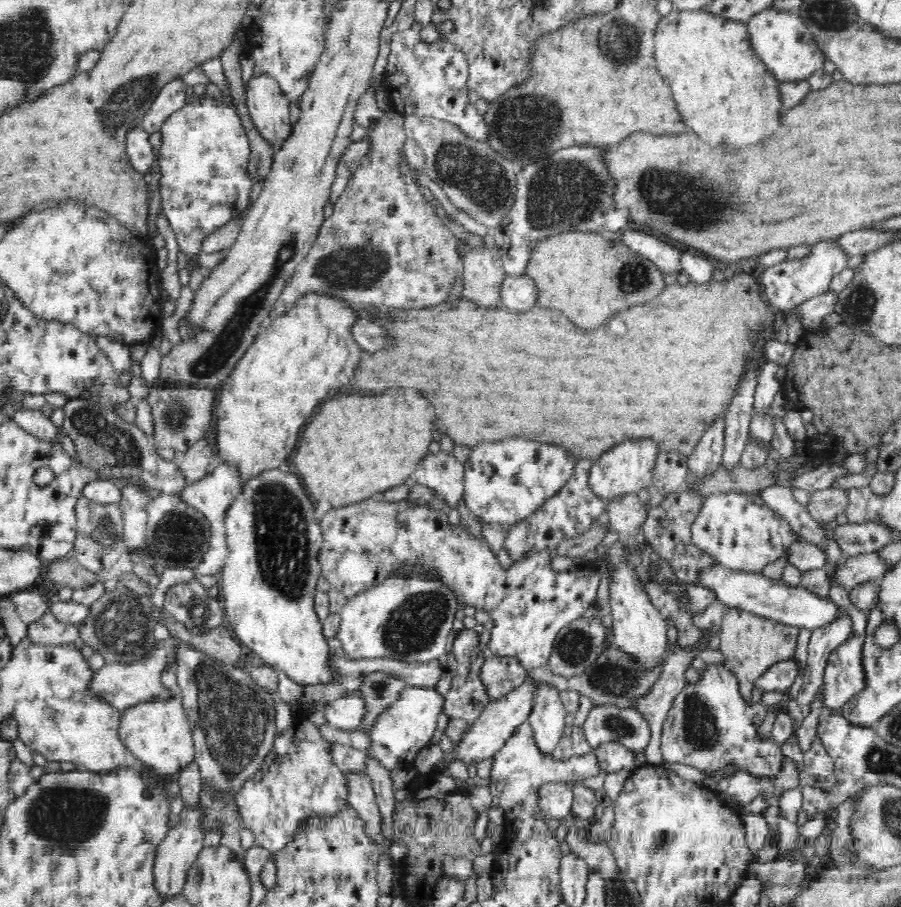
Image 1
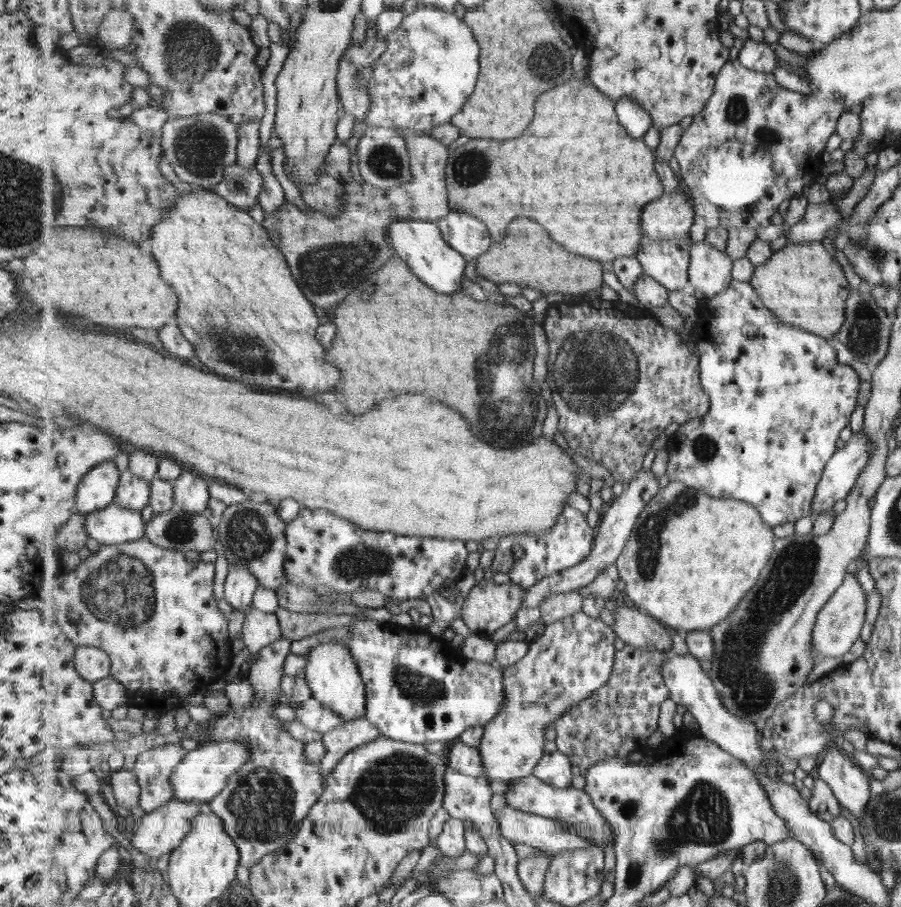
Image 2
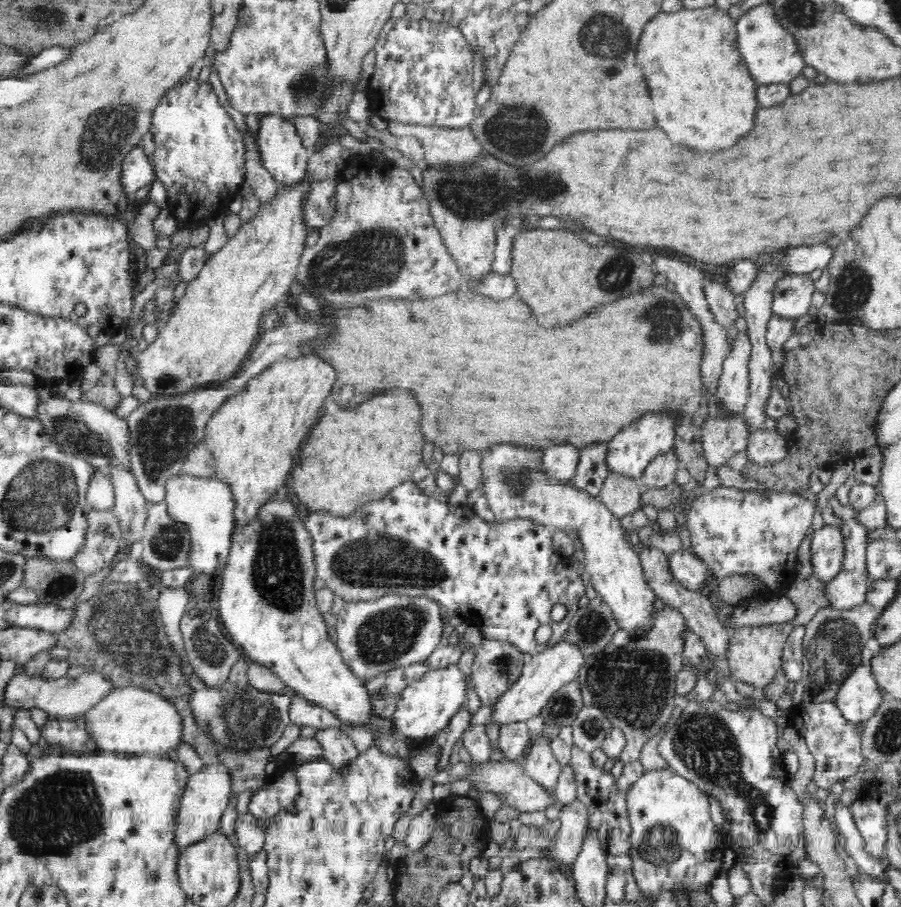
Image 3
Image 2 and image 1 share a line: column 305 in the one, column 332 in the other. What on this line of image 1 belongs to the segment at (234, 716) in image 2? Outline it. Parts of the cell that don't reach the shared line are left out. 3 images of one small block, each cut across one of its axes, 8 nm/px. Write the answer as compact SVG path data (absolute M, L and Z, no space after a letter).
M302 715L294 717L294 723L284 734L280 734L280 736L276 734L273 748L264 764L252 778L245 782L243 789L240 789L238 794L236 804L237 809L240 810L239 815L244 827L254 834L255 844L269 850L272 856L292 844L295 841L295 834L302 832L304 826L308 826L308 822L312 818L317 818L322 822L331 821L350 808L348 777L336 765L334 757L332 757L332 744L322 738L319 727L314 722L308 722L306 718L302 718Z

